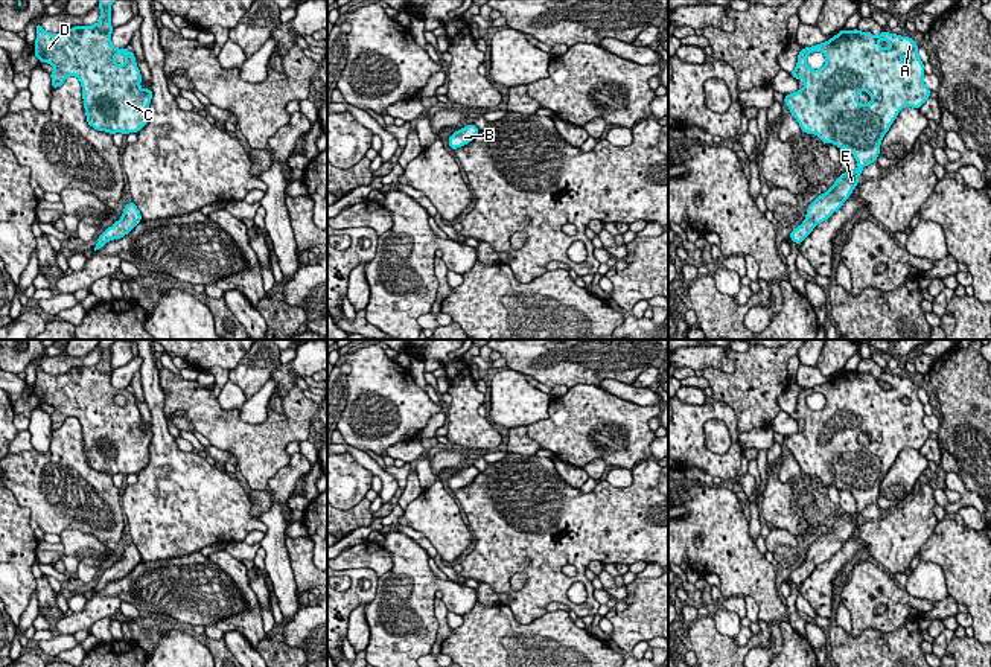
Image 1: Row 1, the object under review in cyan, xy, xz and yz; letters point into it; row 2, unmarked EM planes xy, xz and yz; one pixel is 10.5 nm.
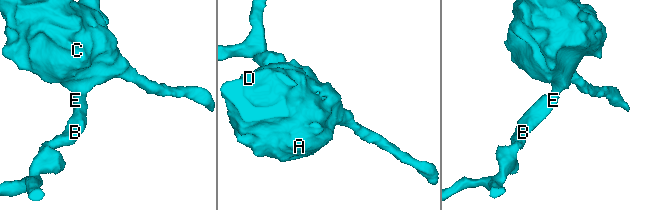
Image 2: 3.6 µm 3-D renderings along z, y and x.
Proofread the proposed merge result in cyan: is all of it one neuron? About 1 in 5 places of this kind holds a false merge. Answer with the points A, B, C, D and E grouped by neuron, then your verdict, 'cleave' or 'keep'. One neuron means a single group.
A B C D E; keep

